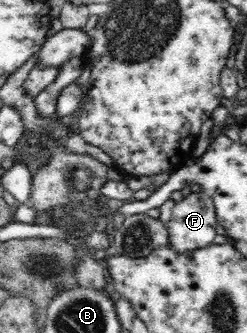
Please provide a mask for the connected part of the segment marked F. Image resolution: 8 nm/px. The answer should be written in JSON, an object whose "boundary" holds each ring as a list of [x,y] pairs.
{"boundary":[[[200,191],[192,192],[180,203],[175,203],[172,210],[172,219],[166,223],[169,234],[169,246],[176,254],[192,253],[213,244],[218,223],[215,215],[215,206],[211,198]]]}

